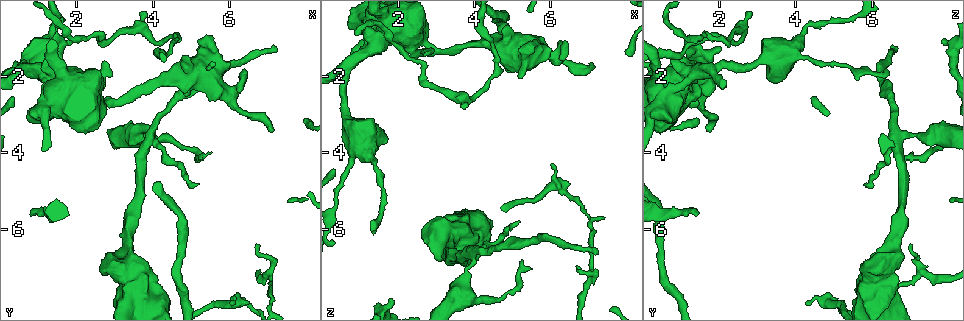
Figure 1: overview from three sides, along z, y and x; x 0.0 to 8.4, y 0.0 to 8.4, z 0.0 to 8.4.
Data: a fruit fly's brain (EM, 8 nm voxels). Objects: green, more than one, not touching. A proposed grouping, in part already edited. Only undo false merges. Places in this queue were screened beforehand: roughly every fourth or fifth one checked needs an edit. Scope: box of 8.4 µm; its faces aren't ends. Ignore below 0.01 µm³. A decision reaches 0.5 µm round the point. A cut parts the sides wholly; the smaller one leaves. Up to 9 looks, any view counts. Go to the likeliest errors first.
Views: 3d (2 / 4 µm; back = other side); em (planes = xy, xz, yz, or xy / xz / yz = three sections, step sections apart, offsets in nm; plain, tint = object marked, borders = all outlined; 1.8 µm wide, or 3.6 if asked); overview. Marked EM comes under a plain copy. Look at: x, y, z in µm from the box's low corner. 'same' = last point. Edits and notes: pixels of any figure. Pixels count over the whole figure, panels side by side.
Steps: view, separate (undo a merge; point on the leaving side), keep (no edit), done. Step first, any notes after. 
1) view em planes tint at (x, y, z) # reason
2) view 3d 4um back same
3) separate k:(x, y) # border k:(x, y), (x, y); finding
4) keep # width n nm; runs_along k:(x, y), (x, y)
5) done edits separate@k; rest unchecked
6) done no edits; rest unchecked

view em xy step 16 tint at (3.95, 3.65, 6.55)

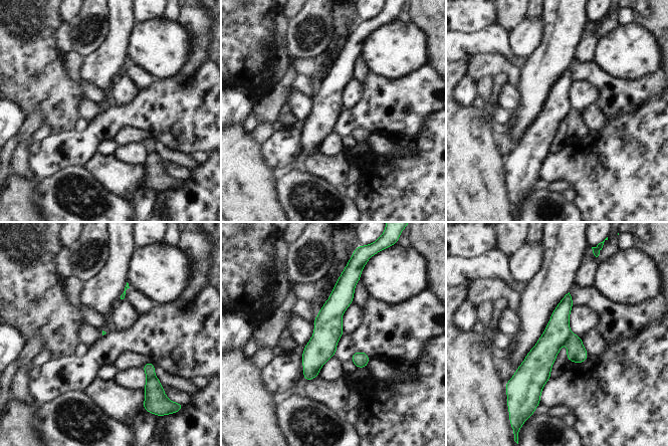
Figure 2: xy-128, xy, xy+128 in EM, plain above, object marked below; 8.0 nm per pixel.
view em planes borders same # cut it another way

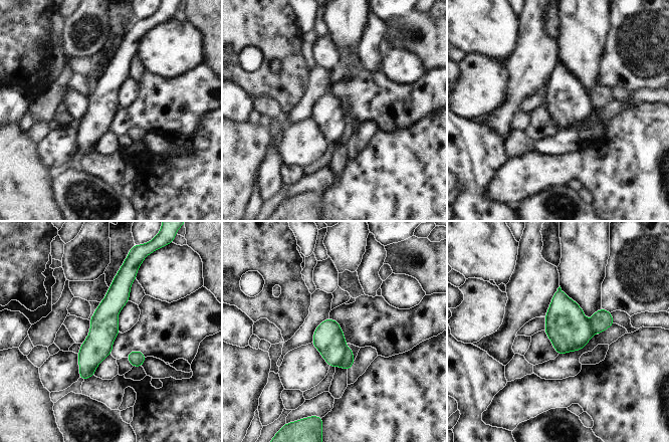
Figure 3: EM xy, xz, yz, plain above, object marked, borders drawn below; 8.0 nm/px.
separate 3:(347, 362) # border 3:(347, 348), (339, 365); two cells meet here

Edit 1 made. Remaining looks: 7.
view overview

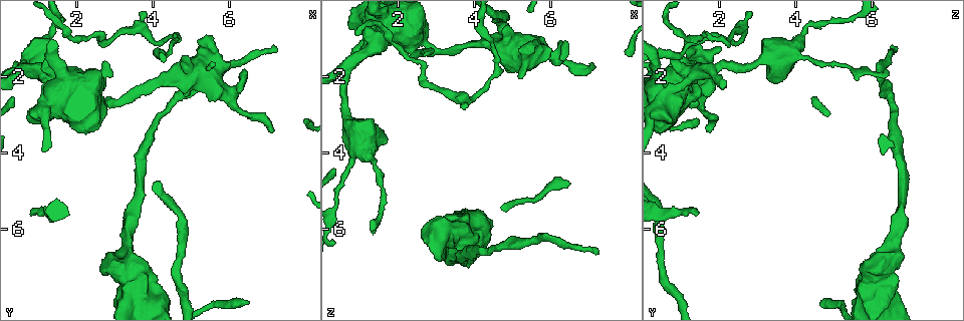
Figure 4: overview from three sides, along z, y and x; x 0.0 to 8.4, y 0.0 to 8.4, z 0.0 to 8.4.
view em planes tint at (3.45, 0.80, 2.45) # sudden change in width

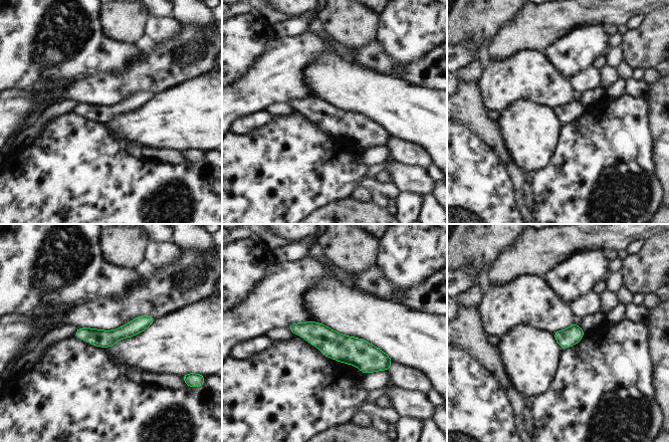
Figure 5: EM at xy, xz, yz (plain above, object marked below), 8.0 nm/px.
keep # runs_along 5:(291, 327), (313, 332), (386, 368); all the same cell

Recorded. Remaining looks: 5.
view 3d 4um at (6.10, 2.60, 1.50) # small branch off a trunk

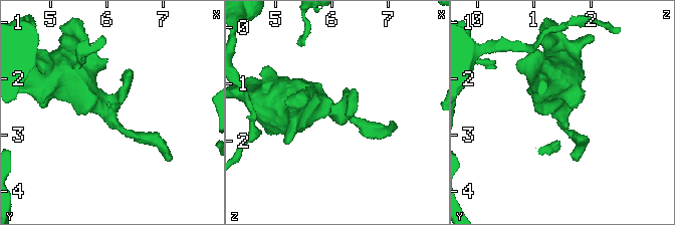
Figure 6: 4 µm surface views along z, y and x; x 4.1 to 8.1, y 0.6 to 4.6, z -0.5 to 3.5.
view em xy step 8 tint at (6.10, 2.70, 1.50)

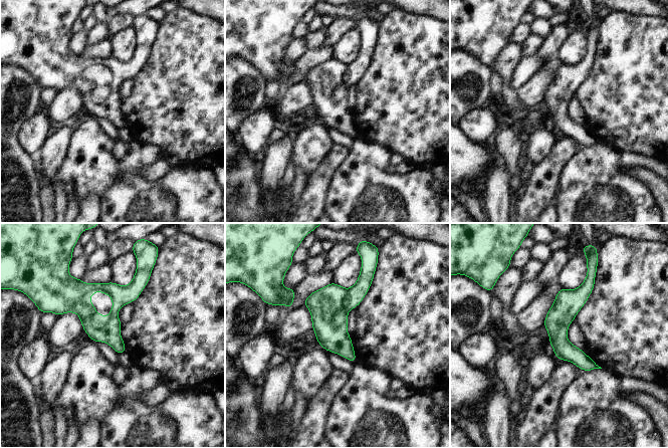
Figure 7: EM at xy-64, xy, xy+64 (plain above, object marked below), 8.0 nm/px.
view em planes borders same # cut it another way

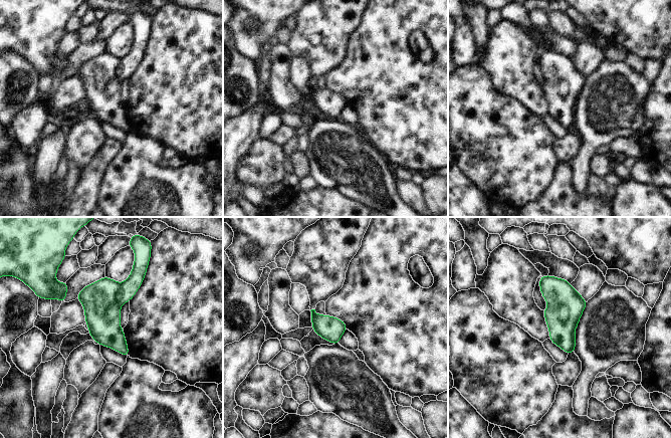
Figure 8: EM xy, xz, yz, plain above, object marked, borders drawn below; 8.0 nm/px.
keep # all the same cell

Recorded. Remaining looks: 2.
view em planes tint at (0.65, 1.80, 1.85) # a fork

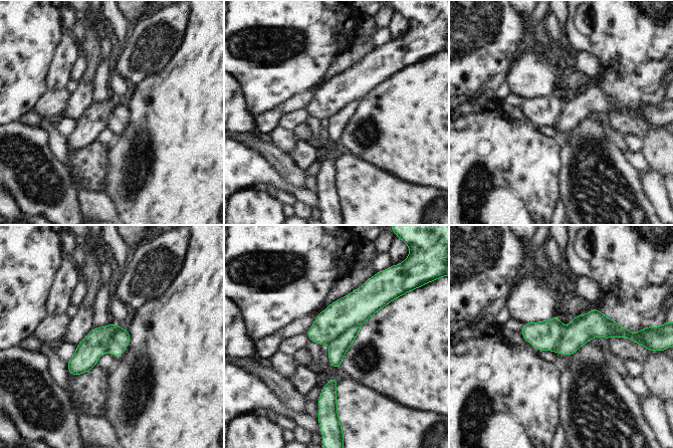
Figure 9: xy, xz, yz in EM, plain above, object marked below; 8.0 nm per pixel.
separate 9:(338, 349) # border 9:(361, 324), (347, 329), (329, 345); two cells meet here

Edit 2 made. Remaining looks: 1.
done edits separate@3, separate@9; rest unchecked

